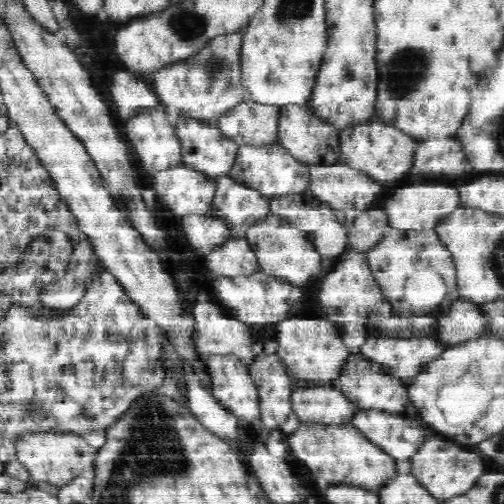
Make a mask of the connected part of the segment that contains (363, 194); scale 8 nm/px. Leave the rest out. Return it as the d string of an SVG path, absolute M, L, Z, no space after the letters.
M345 162L310 165L309 190L320 202L336 210L368 210L376 194L382 190L380 182L374 182L362 170L350 168Z

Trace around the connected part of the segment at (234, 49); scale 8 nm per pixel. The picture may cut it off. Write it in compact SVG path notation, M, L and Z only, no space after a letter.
M239 28L238 31L228 32L227 34L218 34L213 40L210 40L200 50L198 62L202 64L210 64L212 60L218 60L220 54L224 58L224 72L218 72L214 78L214 86L210 86L205 92L192 92L188 90L186 84L186 73L188 66L185 60L180 60L163 67L154 73L154 92L158 94L160 102L164 104L164 108L176 108L182 114L188 114L190 118L201 119L202 121L215 121L220 116L225 115L238 104L242 104L247 98L247 90L242 84L241 77L241 46L244 40L244 29Z

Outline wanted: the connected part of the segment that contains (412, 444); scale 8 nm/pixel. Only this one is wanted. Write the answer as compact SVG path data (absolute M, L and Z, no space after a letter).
M357 410L352 424L396 460L408 460L428 436L416 416L388 411Z

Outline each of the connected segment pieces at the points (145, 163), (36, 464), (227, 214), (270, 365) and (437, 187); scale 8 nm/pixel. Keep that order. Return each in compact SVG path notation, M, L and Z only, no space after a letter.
M162 106L139 111L125 122L125 134L134 146L145 173L182 164L182 145L174 124L166 120Z
M24 431L13 440L16 458L28 469L31 481L60 487L76 475L93 475L97 450L74 431Z
M218 176L210 216L226 220L234 226L250 226L270 215L270 199L261 192L234 182L230 176Z
M276 353L258 354L248 365L258 391L259 413L262 426L270 432L281 428L293 412L291 398L292 378L286 372Z
M412 184L396 190L396 194L382 206L388 215L389 226L398 230L434 229L447 214L462 206L459 190L446 184Z

